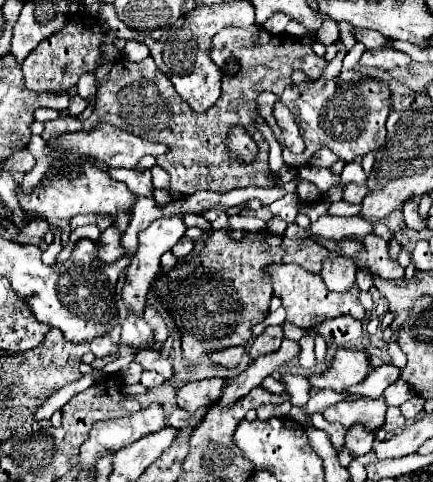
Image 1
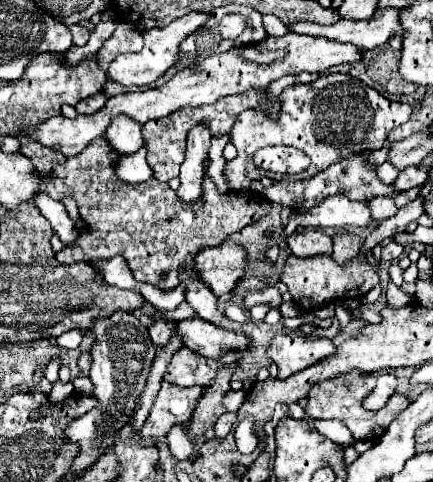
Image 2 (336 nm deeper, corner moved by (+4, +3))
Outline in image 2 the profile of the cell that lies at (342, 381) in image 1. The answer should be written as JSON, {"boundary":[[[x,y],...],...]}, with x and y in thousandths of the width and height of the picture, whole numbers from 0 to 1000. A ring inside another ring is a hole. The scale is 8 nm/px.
{"boundary":[[[642,691],[619,724],[619,741],[642,757],[642,786],[661,786],[744,749],[762,732],[771,732],[762,703],[711,703],[697,691]]]}

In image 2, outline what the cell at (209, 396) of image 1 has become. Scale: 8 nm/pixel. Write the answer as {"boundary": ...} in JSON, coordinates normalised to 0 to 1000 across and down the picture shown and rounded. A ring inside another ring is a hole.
{"boundary":[[[379,790],[356,832],[356,849],[346,853],[319,902],[383,907],[402,882],[430,878],[430,869],[439,869],[448,840],[457,832],[457,820],[467,820],[467,803],[411,803]]]}

